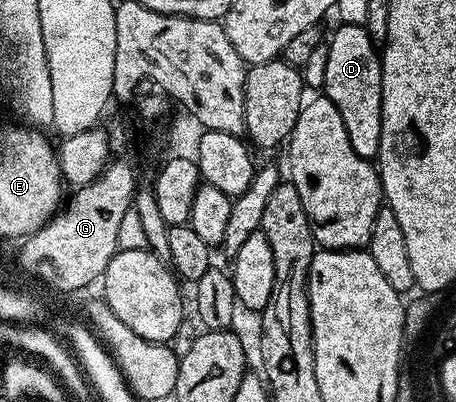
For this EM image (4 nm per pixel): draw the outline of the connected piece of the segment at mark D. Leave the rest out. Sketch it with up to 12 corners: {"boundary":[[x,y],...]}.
{"boundary":[[367,26],[326,39],[322,93],[358,157],[382,141],[382,55]]}

